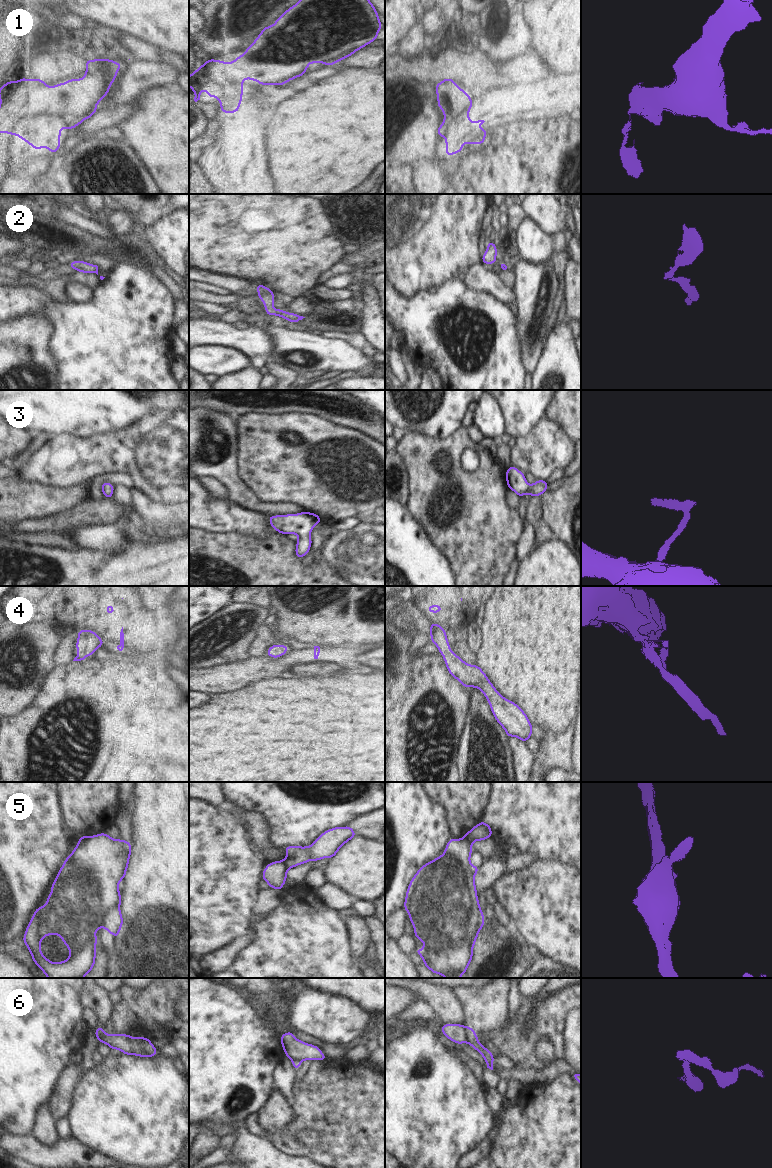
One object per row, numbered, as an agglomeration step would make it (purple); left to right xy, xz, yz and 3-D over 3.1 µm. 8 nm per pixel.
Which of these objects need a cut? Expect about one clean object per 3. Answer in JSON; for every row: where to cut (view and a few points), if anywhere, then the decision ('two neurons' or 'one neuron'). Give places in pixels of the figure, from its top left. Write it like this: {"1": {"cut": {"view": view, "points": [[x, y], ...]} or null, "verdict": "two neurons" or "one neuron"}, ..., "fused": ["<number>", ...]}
{"1": {"cut": null, "verdict": "one neuron"}, "2": {"cut": null, "verdict": "one neuron"}, "3": {"cut": null, "verdict": "one neuron"}, "4": {"cut": null, "verdict": "one neuron"}, "5": {"cut": {"view": "xz", "points": [[282, 860], [289, 867]]}, "verdict": "two neurons"}, "6": {"cut": {"view": "yz", "points": [[465, 1027], [468, 1041]]}, "verdict": "two neurons"}, "fused": ["5", "6"]}

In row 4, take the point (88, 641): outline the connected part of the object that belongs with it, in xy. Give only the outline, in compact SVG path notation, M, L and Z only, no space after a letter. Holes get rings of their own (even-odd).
M77 630L78 639L76 642L76 650L78 655L74 658L73 661L83 661L86 659L86 656L92 656L94 652L102 647L103 644L106 644L102 641L97 633L93 630Z

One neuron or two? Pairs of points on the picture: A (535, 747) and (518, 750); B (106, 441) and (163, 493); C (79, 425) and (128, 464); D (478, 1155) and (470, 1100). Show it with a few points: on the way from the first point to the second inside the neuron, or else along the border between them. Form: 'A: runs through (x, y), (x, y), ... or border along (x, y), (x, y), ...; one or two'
A: border along (525, 743), (534, 755); two
B: runs through (121, 456), (129, 464), (136, 477), (147, 488); one
C: border along (116, 431), (88, 437), (74, 437), (70, 435); two
D: border along (488, 1137), (481, 1140), (460, 1157); two

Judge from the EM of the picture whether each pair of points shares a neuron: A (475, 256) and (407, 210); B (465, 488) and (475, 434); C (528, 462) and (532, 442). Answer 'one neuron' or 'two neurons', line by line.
A: one neuron
B: two neurons
C: one neuron

